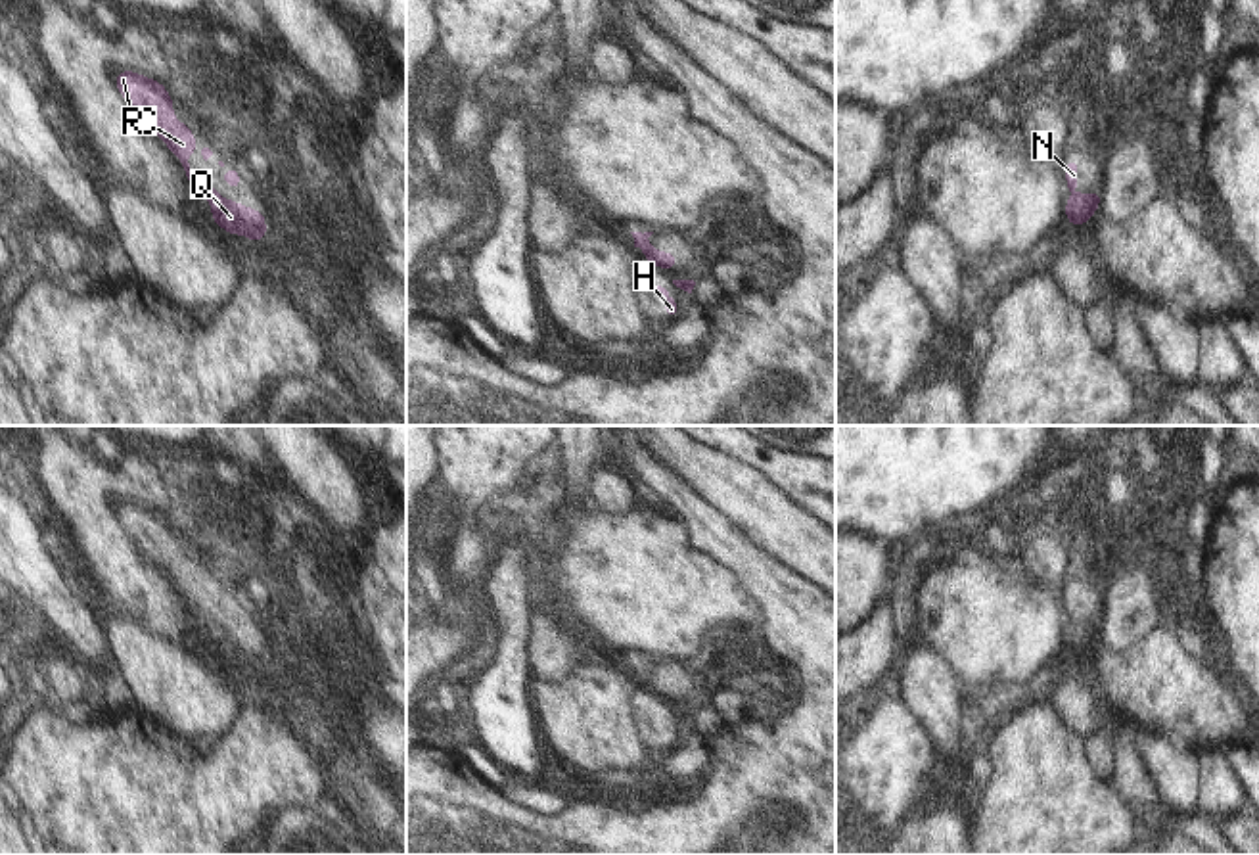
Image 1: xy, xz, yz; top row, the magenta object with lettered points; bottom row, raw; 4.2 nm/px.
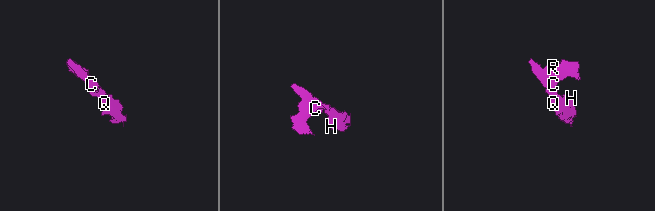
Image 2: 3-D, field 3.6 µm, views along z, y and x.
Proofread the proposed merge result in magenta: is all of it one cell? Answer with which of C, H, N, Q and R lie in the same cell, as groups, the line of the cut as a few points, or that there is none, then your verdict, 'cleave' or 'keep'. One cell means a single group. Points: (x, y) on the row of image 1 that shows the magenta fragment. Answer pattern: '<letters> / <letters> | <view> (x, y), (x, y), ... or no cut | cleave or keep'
C H N Q R | no cut | keep

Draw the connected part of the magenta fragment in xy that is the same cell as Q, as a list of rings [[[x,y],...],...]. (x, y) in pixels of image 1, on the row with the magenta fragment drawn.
[[[119,71],[115,84],[140,119],[169,144],[171,153],[180,159],[190,184],[211,201],[213,222],[232,236],[245,232],[249,243],[266,238],[268,232],[263,211],[218,197],[211,182],[199,180],[194,174],[188,153],[195,150],[195,134],[172,117],[172,98],[165,86],[153,79],[144,79],[136,71]]]

